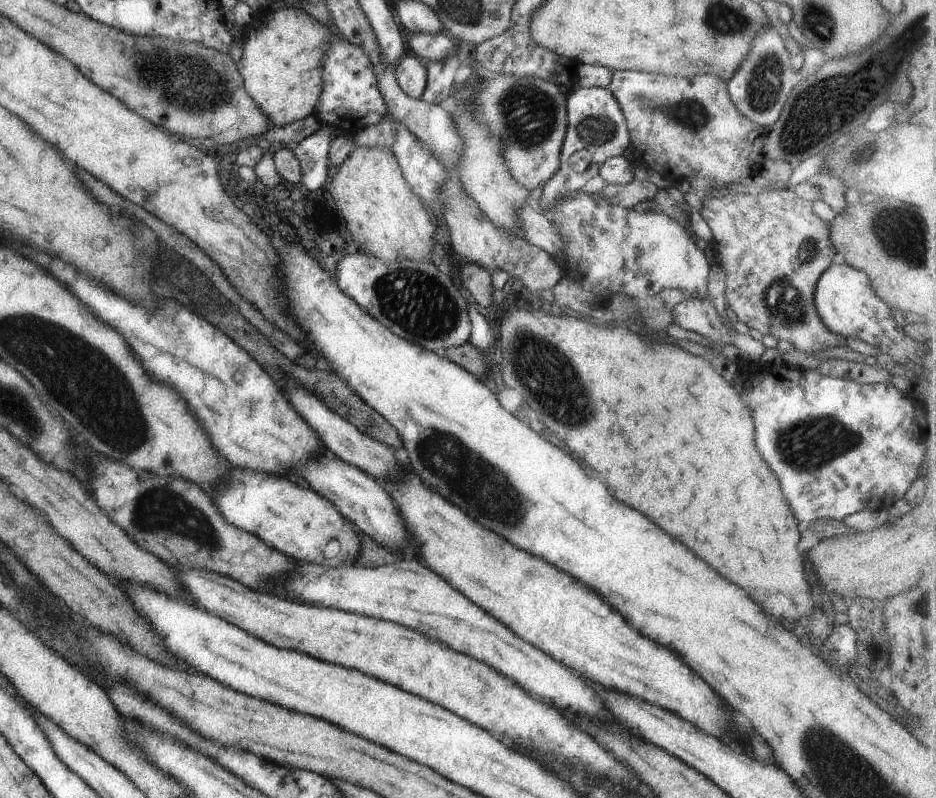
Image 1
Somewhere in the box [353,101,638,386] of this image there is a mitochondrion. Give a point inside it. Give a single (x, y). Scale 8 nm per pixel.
(413, 300)

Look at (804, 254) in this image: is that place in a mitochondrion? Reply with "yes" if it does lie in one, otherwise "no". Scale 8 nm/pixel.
yes

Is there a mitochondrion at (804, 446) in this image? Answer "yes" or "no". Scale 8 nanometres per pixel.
yes

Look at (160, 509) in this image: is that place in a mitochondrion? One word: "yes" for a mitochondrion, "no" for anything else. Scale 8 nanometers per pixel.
yes

